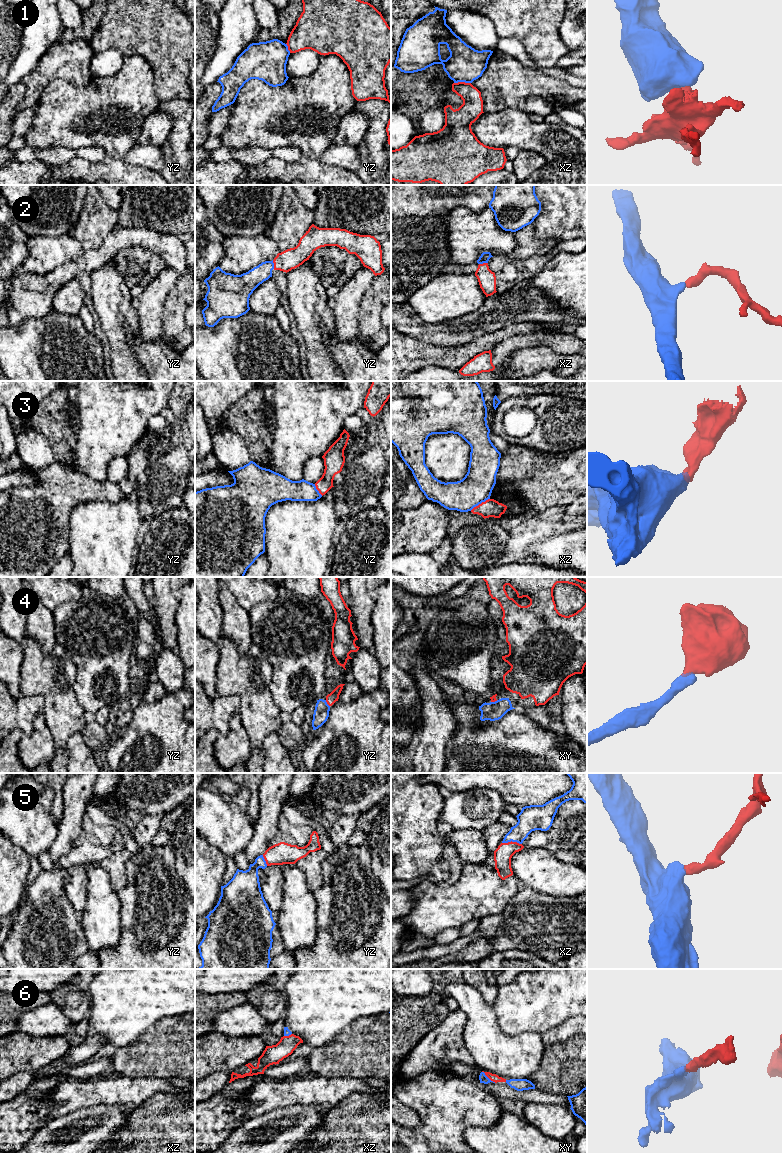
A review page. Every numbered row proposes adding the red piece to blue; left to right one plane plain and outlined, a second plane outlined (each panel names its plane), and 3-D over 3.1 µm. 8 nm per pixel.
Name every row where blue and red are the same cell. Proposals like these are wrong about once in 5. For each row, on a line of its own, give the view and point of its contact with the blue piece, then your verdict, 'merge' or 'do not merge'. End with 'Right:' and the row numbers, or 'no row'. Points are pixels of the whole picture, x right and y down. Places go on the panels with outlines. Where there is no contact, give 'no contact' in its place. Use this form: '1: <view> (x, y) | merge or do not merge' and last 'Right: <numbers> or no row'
1: xz (462, 81) | do not merge
2: yz (273, 264) | merge
3: xz (479, 503) | do not merge
4: yz (326, 703) | merge
5: xz (512, 841) | merge
6: xy (488, 1078) | merge
Right: 2, 4, 5, 6

